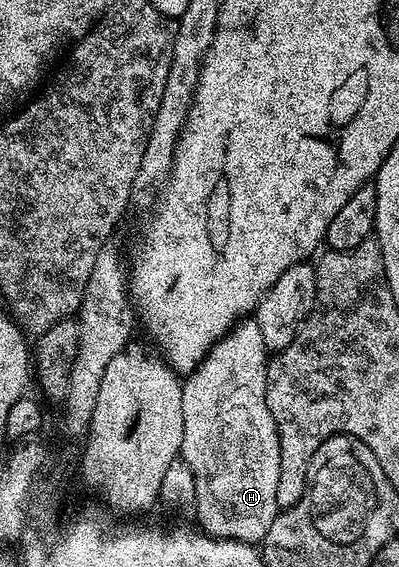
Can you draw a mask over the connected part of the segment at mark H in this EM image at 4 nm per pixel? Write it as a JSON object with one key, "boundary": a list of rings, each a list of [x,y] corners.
{"boundary":[[[242,318],[219,338],[202,362],[182,380],[184,442],[180,456],[195,476],[197,523],[207,536],[218,540],[260,542],[280,511],[276,502],[280,438],[266,401],[267,363],[268,349],[264,334],[260,334],[260,326],[252,318]]]}

